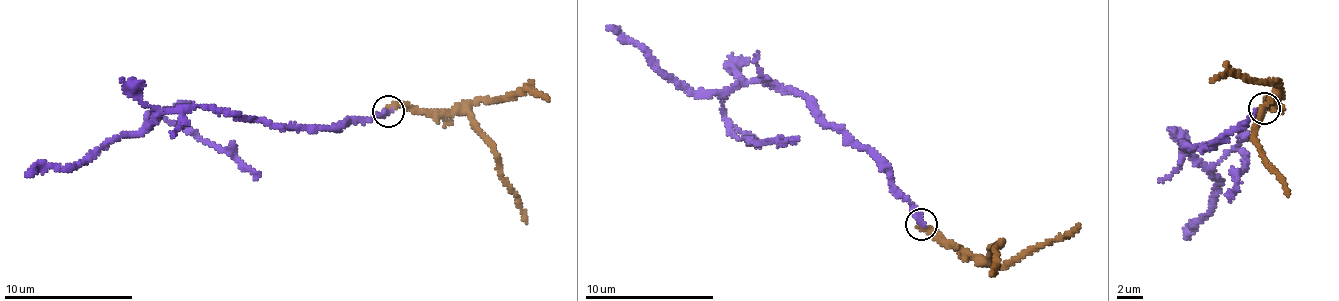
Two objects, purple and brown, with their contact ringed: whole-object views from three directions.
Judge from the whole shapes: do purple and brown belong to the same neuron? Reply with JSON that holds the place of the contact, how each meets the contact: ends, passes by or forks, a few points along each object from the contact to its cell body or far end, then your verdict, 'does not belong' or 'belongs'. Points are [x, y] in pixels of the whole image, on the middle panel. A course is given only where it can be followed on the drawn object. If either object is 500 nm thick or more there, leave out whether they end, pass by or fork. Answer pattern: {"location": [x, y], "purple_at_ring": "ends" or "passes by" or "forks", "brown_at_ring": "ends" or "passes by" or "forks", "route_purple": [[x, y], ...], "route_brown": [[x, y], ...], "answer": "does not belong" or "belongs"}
{"location": [921, 224], "purple_at_ring": "ends", "brown_at_ring": "ends", "route_purple": [[922, 223], [878, 158], [830, 126], [802, 95], [742, 83], [724, 101], [739, 139], [797, 140]], "route_brown": [[923, 223], [956, 247], [984, 257], [998, 242], [992, 274]], "answer": "does not belong"}

